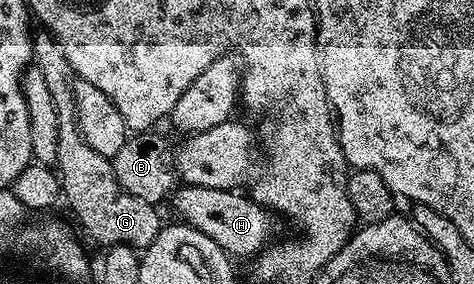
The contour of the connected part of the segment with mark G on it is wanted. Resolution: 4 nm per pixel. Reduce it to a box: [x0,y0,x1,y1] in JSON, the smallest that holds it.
[33,33,163,249]

